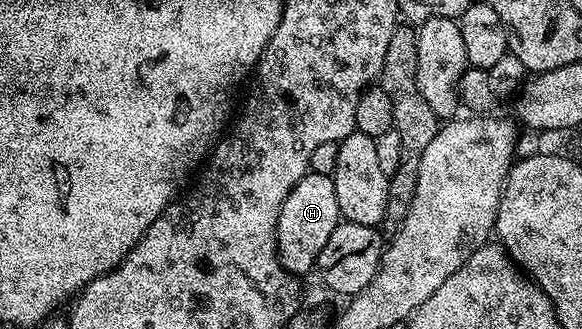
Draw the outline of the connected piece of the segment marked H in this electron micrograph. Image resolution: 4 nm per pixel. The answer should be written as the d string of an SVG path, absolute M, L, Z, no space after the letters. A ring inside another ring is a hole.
M308 173L295 185L280 209L278 222L278 256L285 271L302 277L305 271L313 272L317 257L323 252L328 237L340 222L340 205L336 205L336 185L328 175Z

